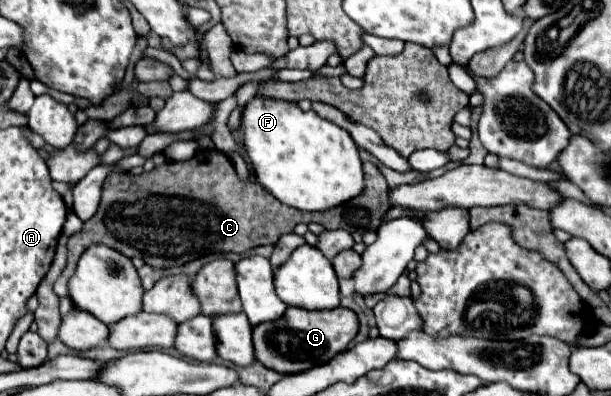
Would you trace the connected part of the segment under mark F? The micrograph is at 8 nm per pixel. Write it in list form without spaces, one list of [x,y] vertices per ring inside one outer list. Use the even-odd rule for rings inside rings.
[[[254,97],[242,109],[242,141],[244,149],[252,161],[256,171],[256,181],[272,193],[280,203],[302,209],[302,211],[324,211],[328,207],[336,207],[364,189],[364,173],[362,161],[358,155],[358,147],[342,127],[334,125],[328,119],[322,119],[316,111],[302,111],[292,101],[272,99],[272,97]]]

